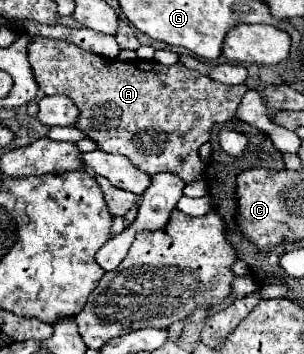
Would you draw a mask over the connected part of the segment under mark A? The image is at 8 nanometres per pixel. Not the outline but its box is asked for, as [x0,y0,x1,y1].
[29,37,247,183]

